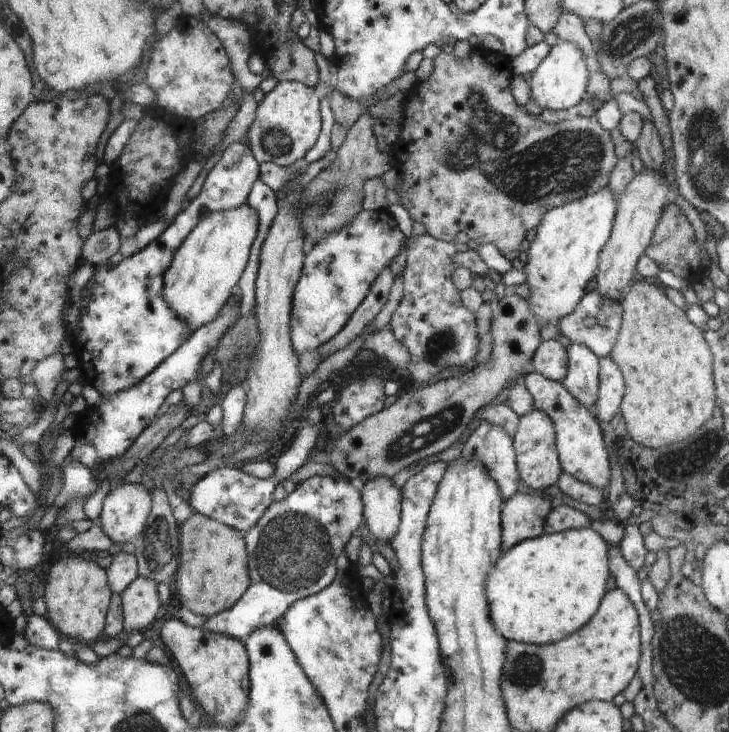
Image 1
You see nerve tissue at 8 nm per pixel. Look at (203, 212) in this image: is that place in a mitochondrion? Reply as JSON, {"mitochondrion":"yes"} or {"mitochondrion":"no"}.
{"mitochondrion":"no"}

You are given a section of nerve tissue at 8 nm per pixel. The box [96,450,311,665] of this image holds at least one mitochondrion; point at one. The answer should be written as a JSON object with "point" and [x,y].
{"point":[158,545]}

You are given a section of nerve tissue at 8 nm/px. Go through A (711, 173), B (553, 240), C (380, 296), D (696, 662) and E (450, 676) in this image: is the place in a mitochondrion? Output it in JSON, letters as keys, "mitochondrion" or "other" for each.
{"A":"mitochondrion","B":"other","C":"other","D":"mitochondrion","E":"other"}

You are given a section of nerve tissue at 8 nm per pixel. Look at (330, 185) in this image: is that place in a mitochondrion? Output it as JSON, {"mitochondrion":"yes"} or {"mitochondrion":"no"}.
{"mitochondrion":"yes"}

